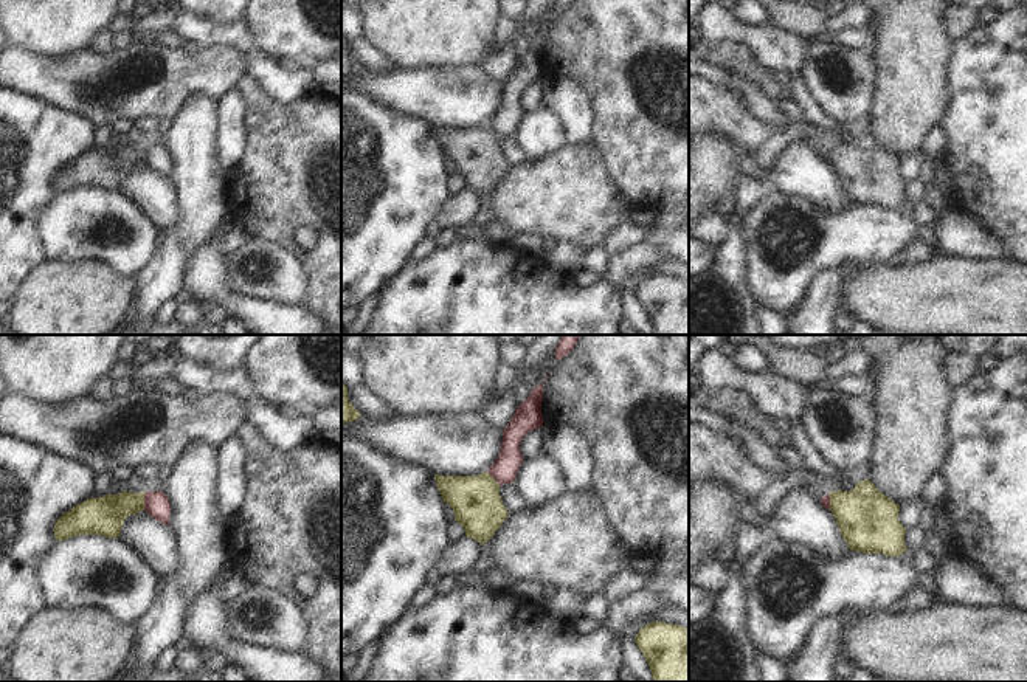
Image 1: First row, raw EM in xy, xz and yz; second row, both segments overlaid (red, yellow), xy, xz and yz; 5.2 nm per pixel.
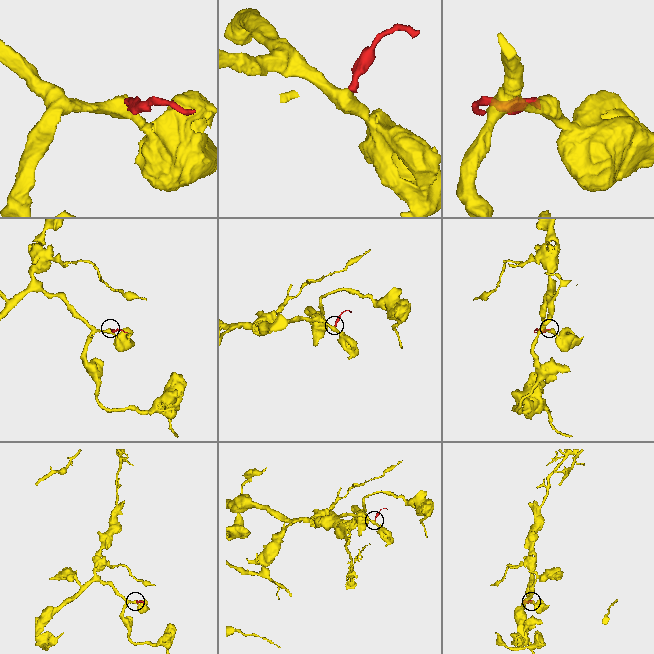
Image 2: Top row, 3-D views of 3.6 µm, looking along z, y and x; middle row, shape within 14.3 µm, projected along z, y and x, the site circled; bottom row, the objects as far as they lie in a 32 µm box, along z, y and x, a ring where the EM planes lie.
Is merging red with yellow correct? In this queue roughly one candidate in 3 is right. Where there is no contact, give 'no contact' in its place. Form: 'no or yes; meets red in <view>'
no; meets red in xy

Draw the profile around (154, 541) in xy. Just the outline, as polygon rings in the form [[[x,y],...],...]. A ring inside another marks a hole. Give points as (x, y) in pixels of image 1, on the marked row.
[[[146,510],[127,516],[118,538],[129,544],[164,581],[178,567],[178,550],[172,530]]]

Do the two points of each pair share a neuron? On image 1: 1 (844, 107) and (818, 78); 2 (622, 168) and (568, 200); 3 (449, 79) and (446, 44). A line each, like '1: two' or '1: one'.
1: one
2: two
3: two

